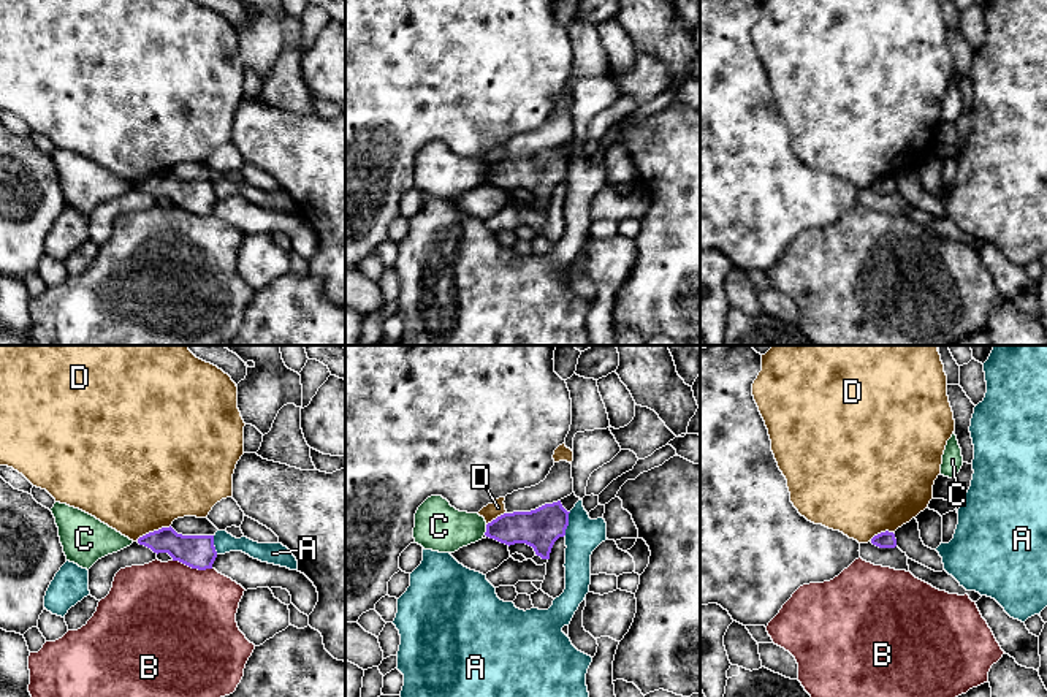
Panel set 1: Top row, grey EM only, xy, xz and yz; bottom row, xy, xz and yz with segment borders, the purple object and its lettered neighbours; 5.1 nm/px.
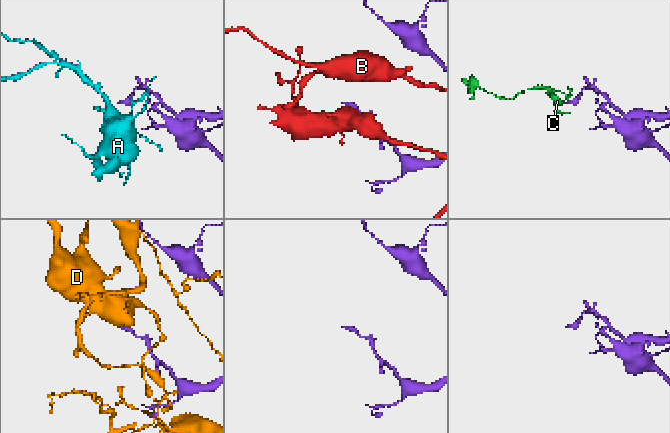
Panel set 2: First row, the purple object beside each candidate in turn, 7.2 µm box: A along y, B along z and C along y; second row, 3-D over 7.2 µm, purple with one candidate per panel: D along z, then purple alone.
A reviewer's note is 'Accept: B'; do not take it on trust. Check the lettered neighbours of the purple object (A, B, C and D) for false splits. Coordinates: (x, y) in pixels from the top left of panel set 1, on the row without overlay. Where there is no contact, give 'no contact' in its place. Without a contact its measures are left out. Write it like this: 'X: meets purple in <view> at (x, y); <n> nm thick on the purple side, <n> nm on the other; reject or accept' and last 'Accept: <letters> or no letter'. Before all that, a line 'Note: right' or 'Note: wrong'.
Note: wrong
A: meets purple in xz at (567, 168); 200 nm thick on the purple side, 180 nm on the other; reject
B: meets purple in xy at (192, 213); 170 nm thick on the purple side, 500 nm on the other; reject
C: meets purple in xz at (487, 175); 190 nm thick on the purple side, 240 nm on the other; reject
D: meets purple in xy at (154, 176); 170 nm thick on the purple side, 500 nm on the other; reject
Accept: no letter

